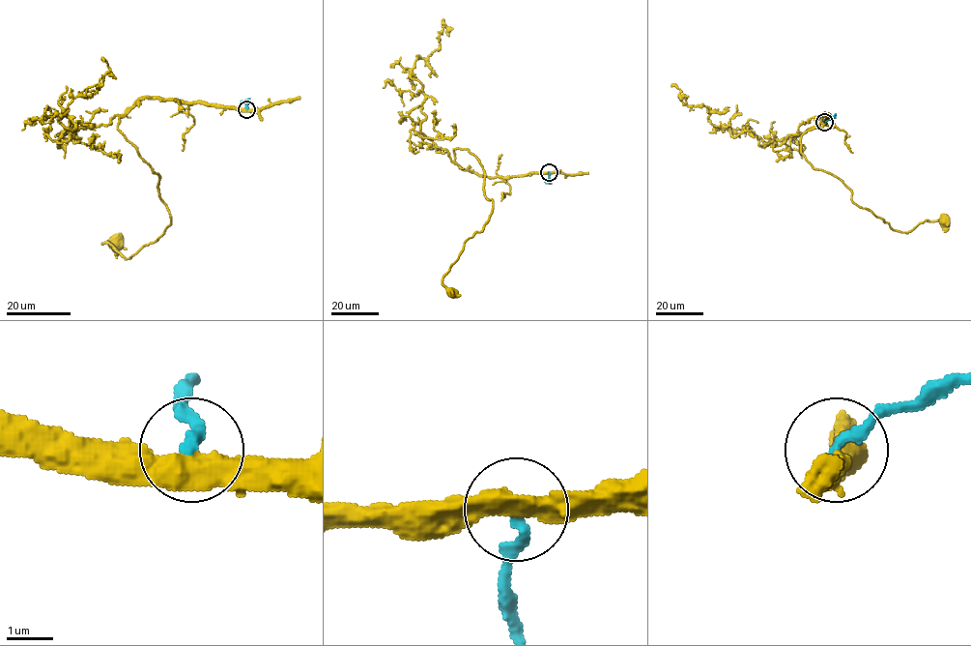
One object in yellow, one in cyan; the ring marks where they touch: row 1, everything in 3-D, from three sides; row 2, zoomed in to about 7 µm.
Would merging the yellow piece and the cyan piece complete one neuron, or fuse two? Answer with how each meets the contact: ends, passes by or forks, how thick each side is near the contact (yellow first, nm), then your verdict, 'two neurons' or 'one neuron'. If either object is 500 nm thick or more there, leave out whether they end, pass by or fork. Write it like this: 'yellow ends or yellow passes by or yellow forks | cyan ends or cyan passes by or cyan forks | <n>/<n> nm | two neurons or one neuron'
yellow passes by | cyan ends | 460/240 nm | two neurons

